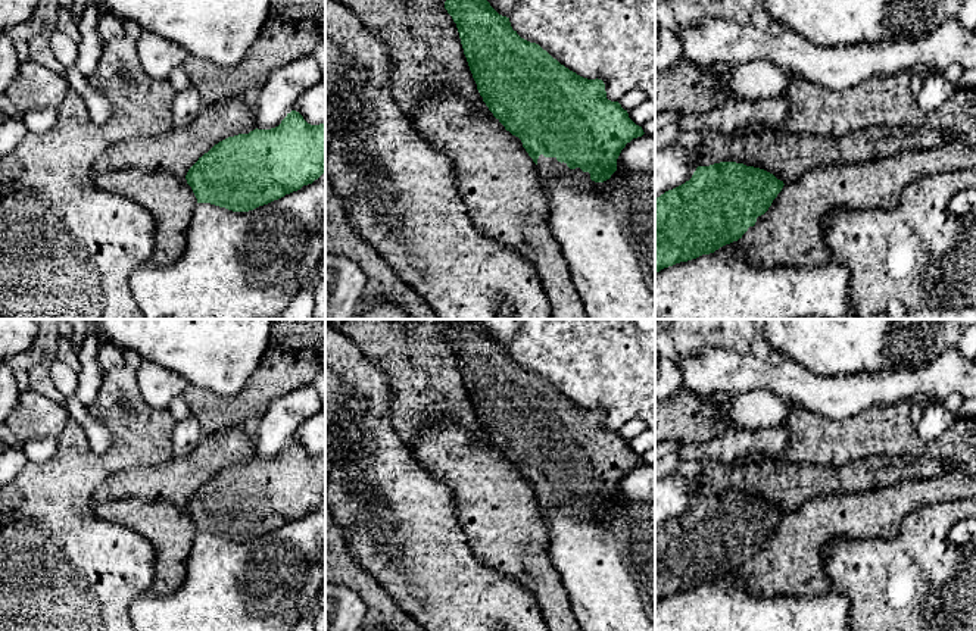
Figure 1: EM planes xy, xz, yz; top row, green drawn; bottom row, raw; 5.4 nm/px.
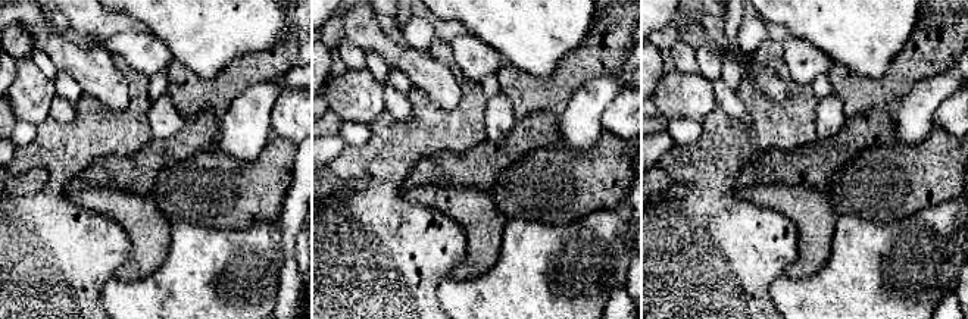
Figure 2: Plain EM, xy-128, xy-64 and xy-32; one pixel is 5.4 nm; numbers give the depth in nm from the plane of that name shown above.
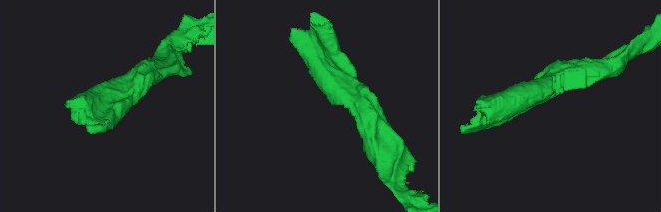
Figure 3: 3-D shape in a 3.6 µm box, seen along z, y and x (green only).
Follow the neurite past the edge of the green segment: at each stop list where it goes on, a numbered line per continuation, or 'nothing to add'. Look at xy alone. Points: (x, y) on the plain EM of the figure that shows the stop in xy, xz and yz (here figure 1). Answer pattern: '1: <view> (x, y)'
nothing to add

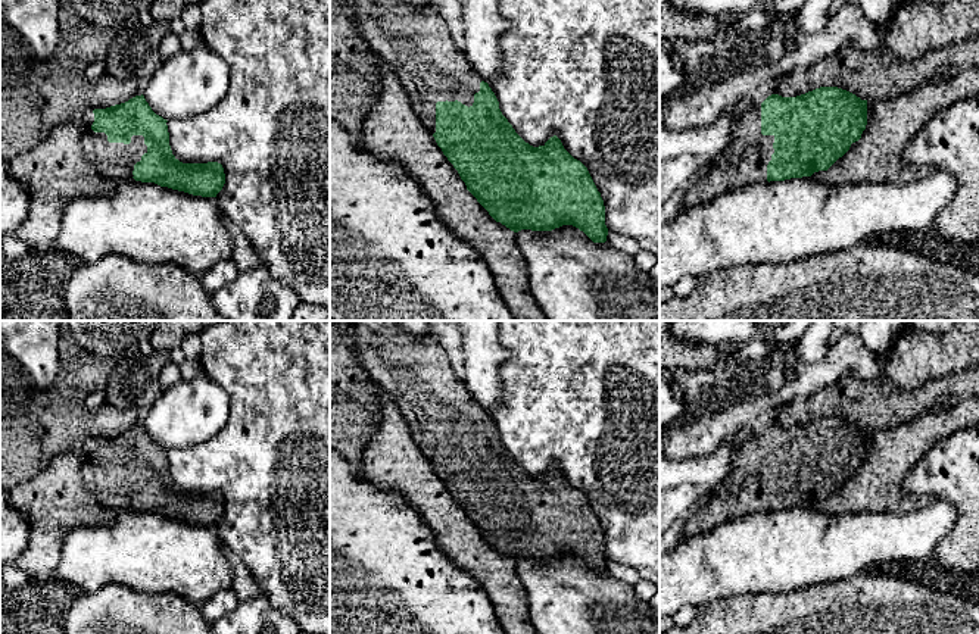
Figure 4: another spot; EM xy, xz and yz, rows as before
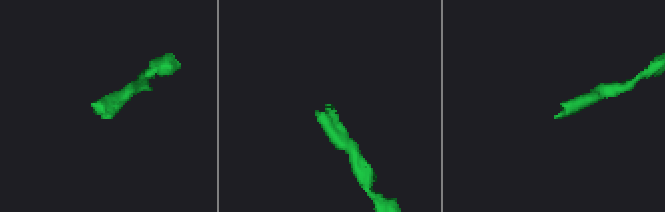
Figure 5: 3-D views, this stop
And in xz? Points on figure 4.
1: xz (417, 372)

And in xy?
1: xy (115, 490)

